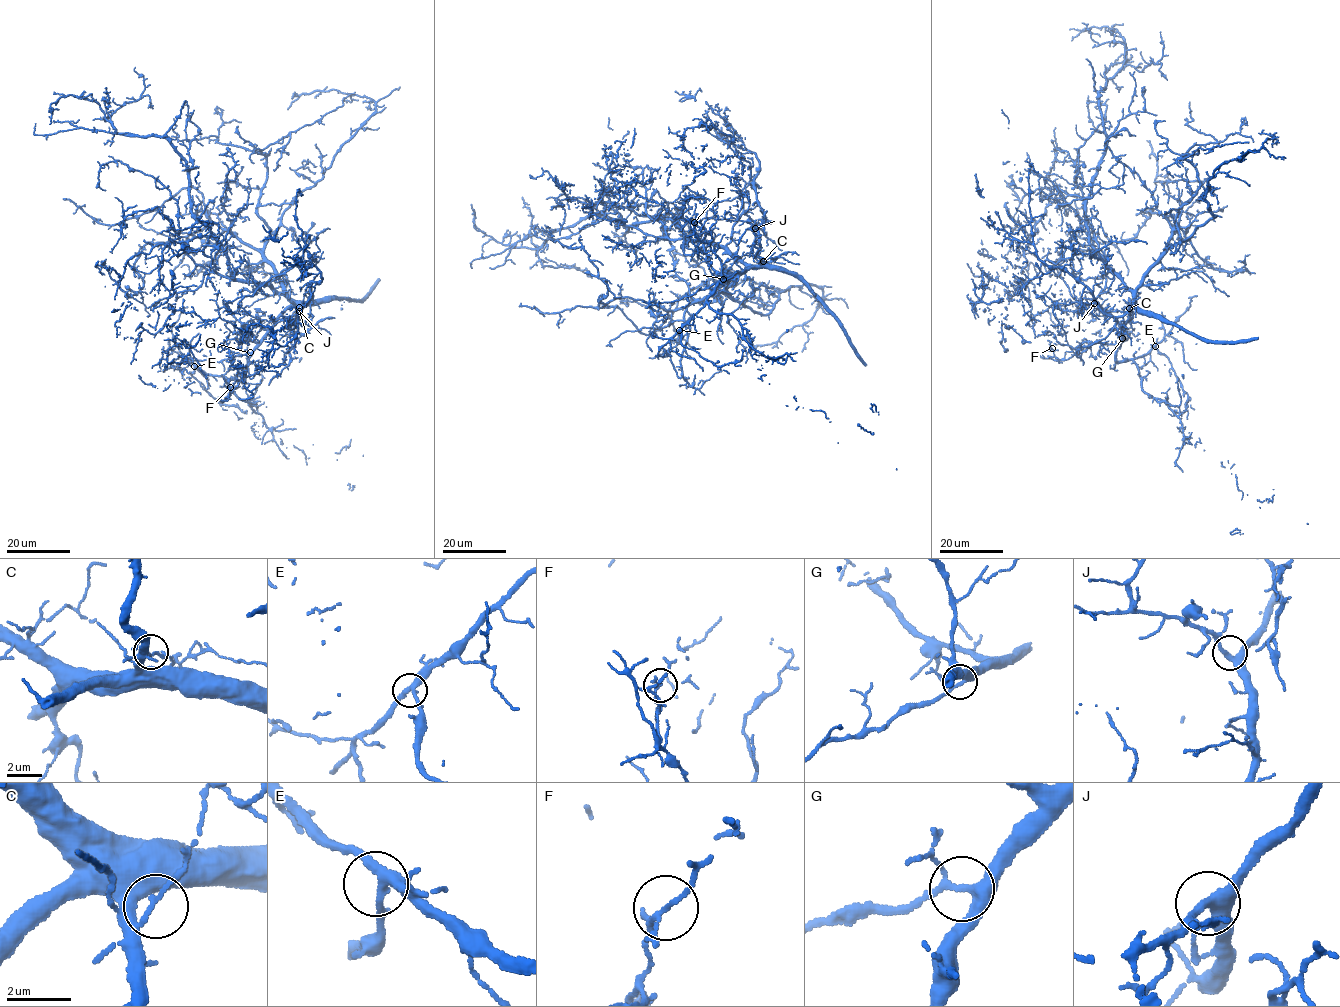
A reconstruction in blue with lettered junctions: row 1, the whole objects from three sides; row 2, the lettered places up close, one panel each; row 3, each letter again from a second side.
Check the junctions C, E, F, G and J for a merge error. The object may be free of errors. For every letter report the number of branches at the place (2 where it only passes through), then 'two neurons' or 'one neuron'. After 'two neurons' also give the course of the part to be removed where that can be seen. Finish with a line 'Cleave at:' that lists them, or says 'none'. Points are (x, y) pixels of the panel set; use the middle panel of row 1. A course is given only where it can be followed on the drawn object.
C: branches 2; one neuron
E: branches 3; one neuron
F: branches 3; two neurons; course (694, 222), (687, 196), (653, 223), (664, 334), (728, 373), (756, 362), (896, 469)
G: branches 4; one neuron
J: branches 3; one neuron
Cleave at: F

